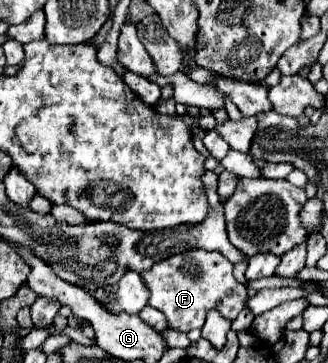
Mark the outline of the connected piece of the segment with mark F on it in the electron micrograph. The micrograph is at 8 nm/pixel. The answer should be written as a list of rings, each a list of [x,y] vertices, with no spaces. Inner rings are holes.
[[[193,249],[185,255],[173,255],[165,261],[155,263],[149,271],[143,271],[141,279],[151,291],[149,305],[167,315],[171,329],[183,333],[191,329],[201,329],[201,323],[211,309],[217,309],[229,321],[233,321],[245,309],[247,287],[233,277],[233,263],[225,259],[219,251]],[[189,265],[193,265],[195,269],[191,271]]]

